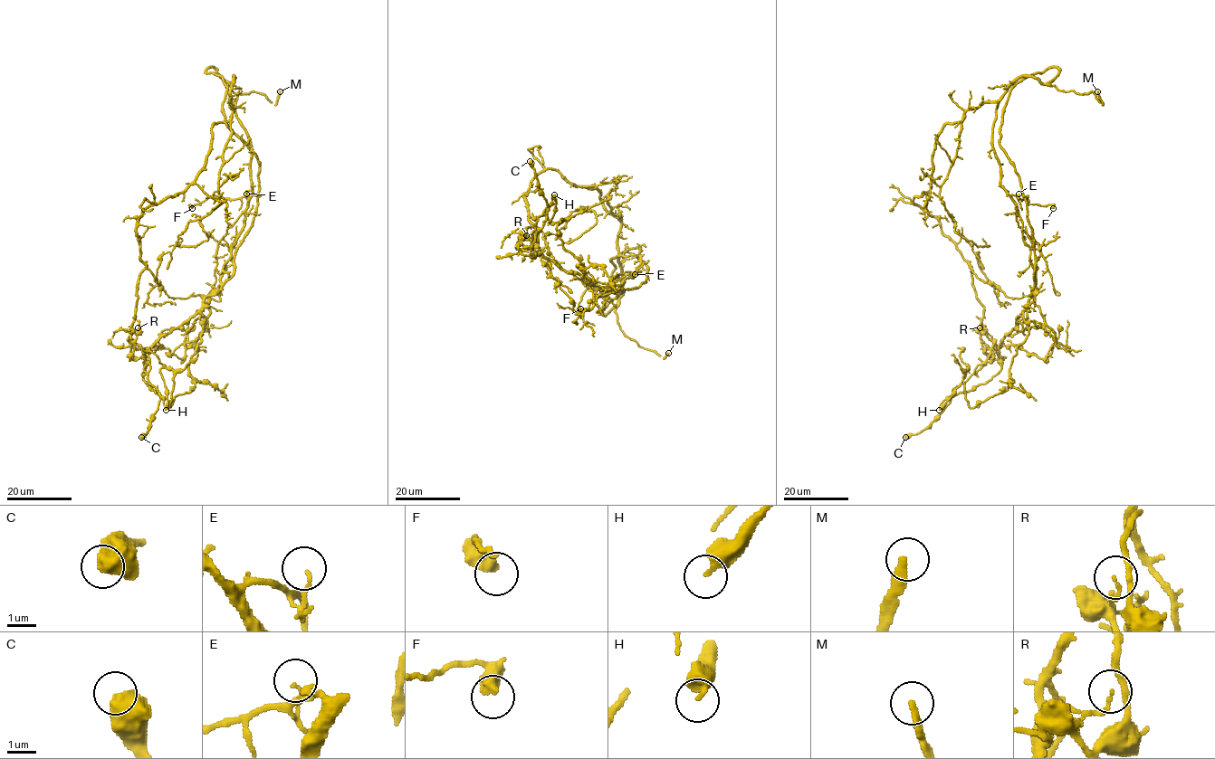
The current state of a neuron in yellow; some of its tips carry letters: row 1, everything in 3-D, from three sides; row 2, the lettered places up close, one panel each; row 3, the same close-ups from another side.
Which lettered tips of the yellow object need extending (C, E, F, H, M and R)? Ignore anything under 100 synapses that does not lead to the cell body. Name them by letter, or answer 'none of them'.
M

